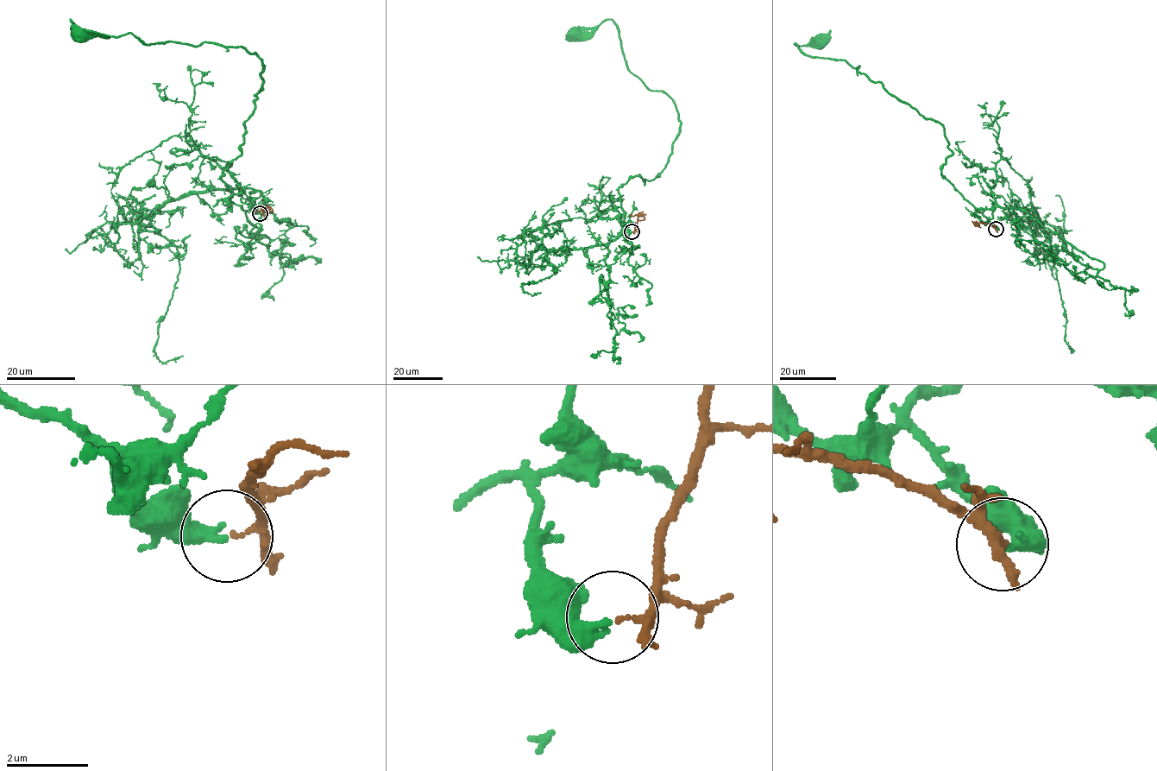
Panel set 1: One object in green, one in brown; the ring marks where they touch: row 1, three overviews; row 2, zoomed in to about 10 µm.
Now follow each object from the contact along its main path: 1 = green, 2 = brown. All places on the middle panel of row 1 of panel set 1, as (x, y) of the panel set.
1: (631, 231), (621, 224), (619, 187), (658, 176), (679, 133), (678, 111), (628, 69), (612, 20), (575, 34)
2: (631, 231), (638, 218), (642, 215), (644, 218), (643, 220)

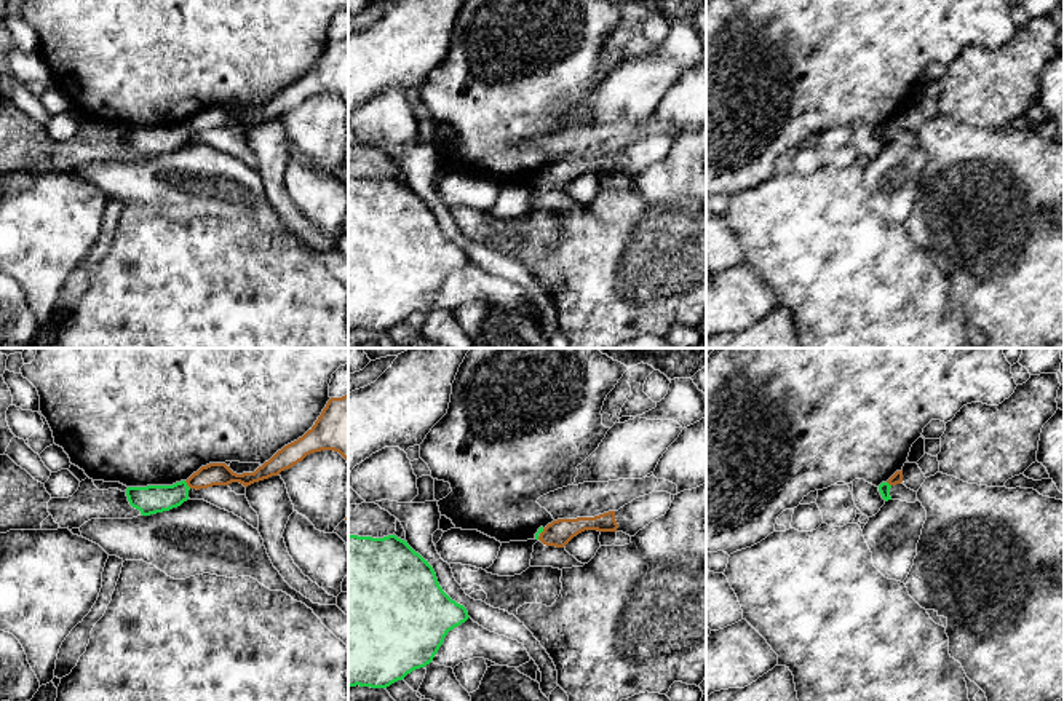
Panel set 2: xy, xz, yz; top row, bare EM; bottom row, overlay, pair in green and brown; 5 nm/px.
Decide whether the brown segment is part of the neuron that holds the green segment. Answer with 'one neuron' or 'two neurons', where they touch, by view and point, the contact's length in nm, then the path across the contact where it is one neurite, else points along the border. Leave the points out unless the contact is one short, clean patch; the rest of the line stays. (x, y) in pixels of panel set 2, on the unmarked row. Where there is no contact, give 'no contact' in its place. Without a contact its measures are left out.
two neurons; contact xy (186, 126); length 50 nm; border xy (184, 123), (190, 130)

